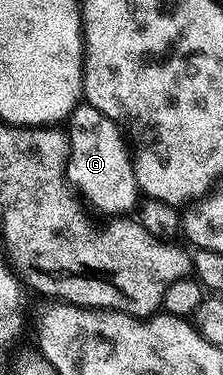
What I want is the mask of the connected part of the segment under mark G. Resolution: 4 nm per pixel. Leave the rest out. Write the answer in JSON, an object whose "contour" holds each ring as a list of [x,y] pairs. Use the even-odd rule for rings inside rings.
{"contour":[[[79,103],[67,118],[67,136],[69,138],[69,156],[67,158],[67,176],[78,194],[90,206],[102,209],[105,215],[125,215],[129,208],[139,201],[139,190],[133,159],[127,138],[121,128],[103,111],[87,103]]]}

